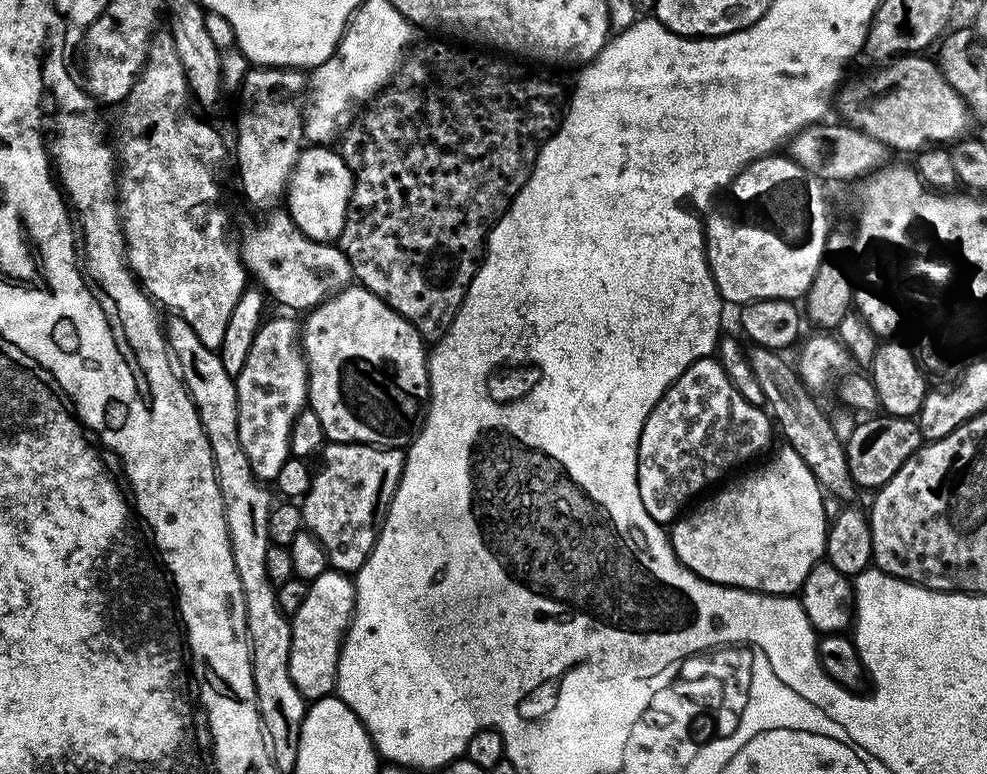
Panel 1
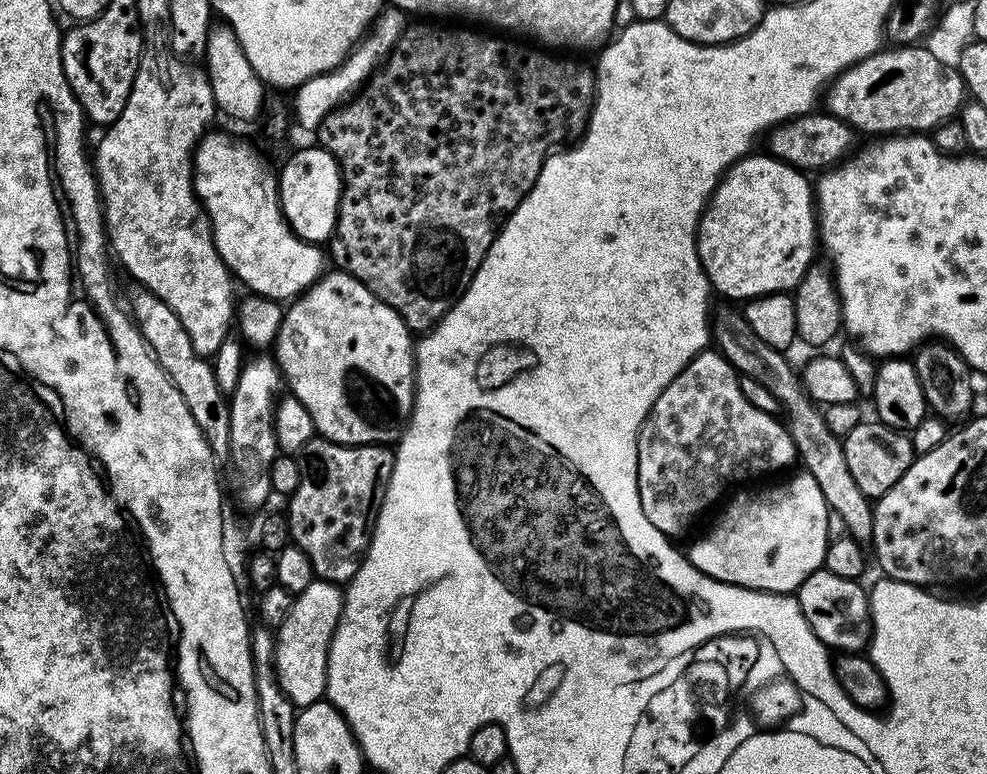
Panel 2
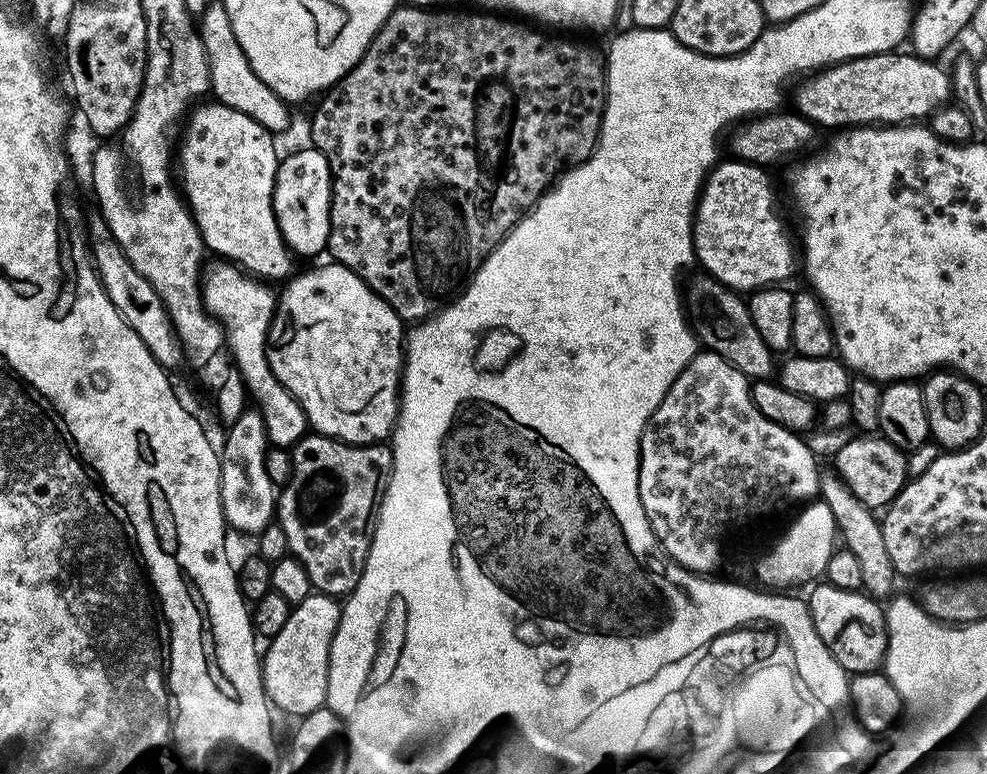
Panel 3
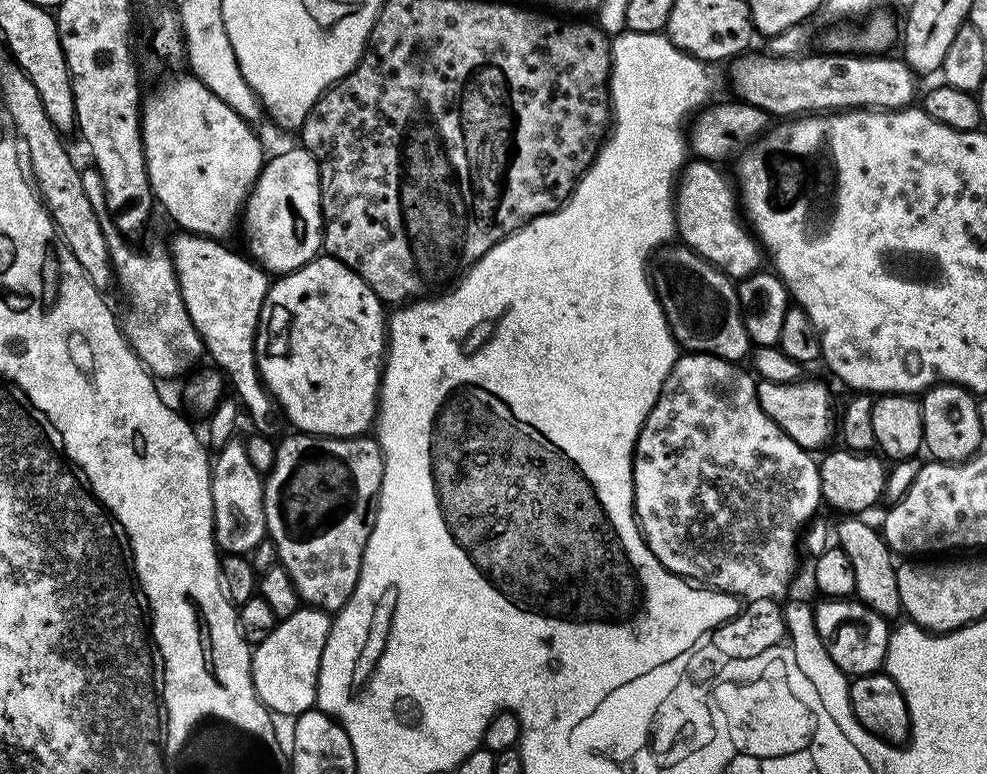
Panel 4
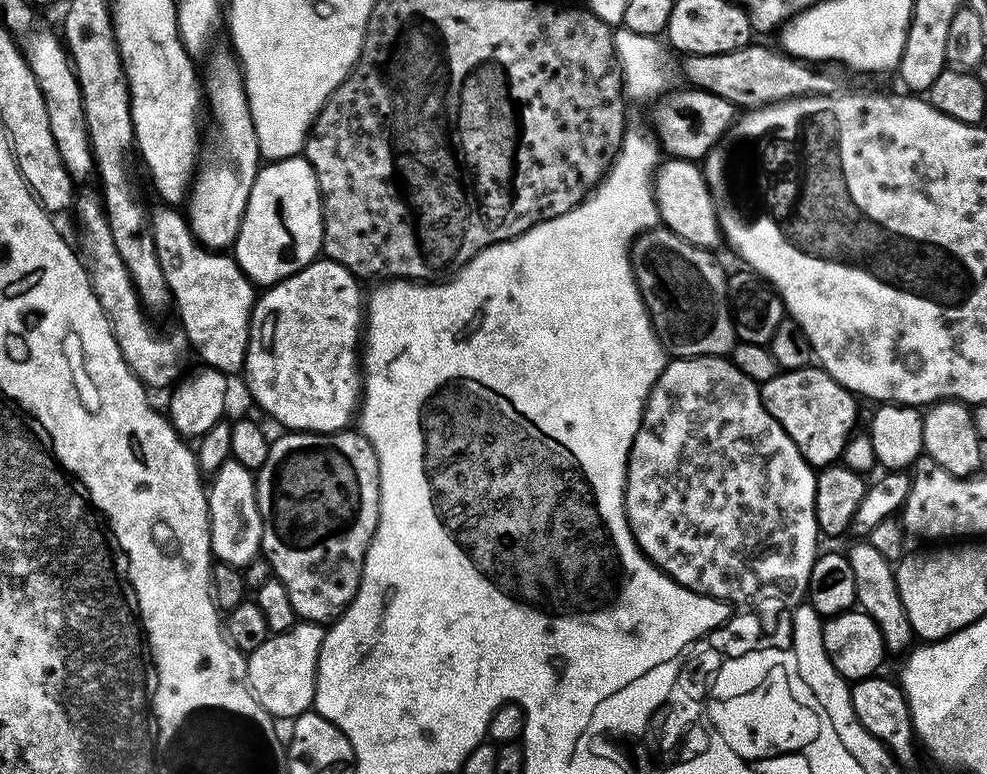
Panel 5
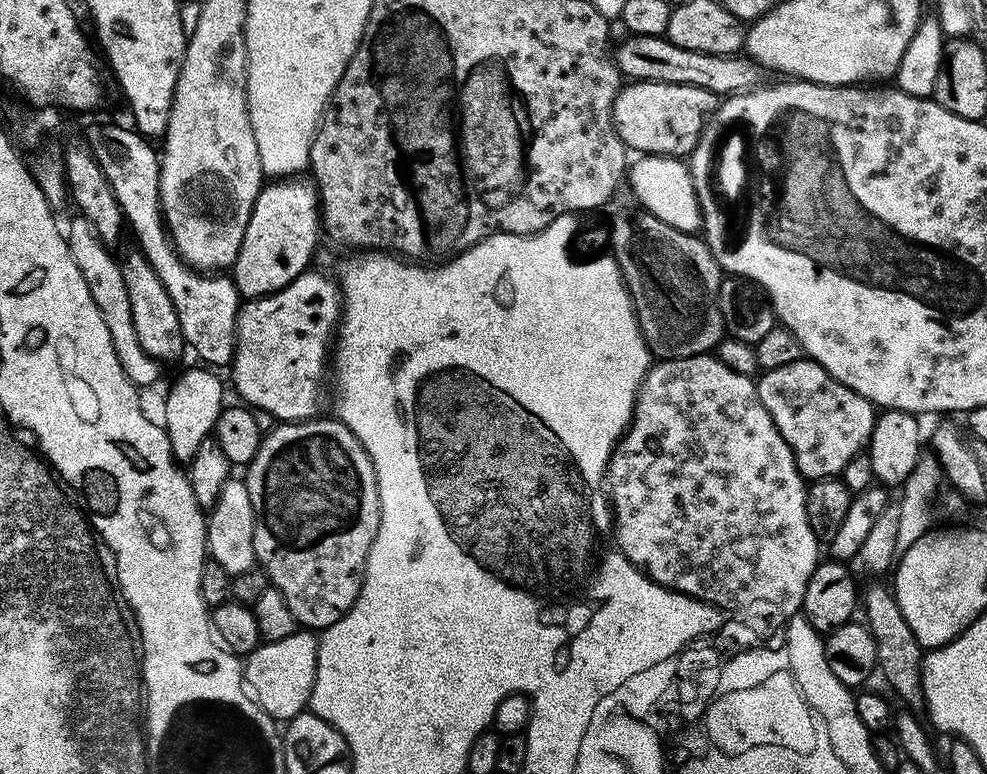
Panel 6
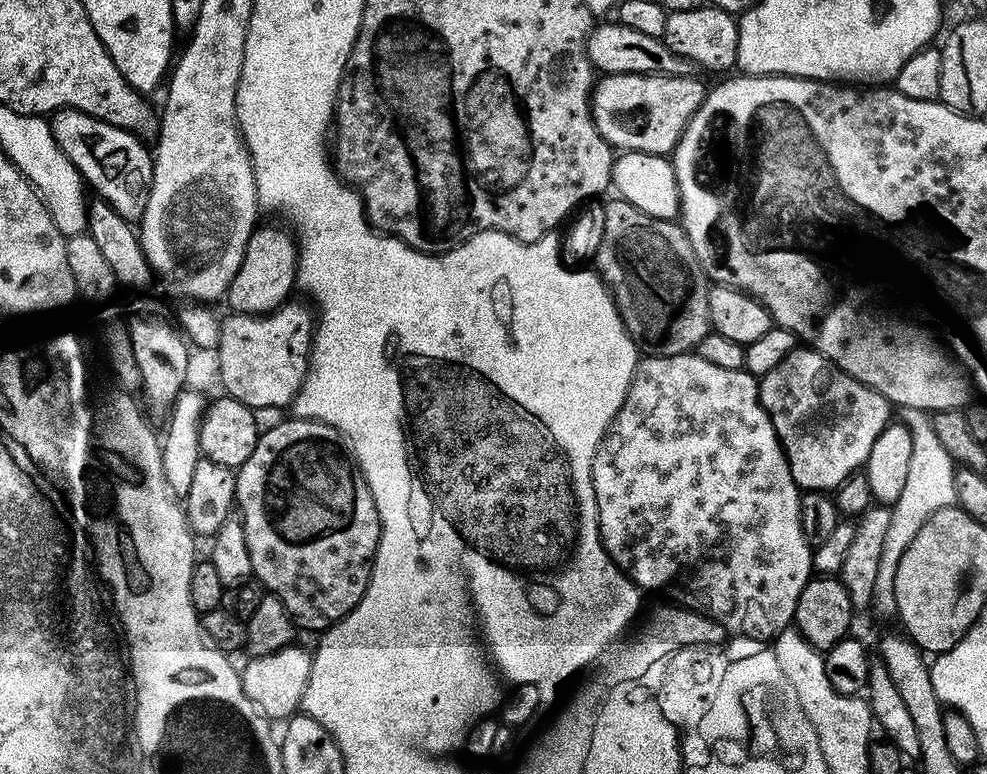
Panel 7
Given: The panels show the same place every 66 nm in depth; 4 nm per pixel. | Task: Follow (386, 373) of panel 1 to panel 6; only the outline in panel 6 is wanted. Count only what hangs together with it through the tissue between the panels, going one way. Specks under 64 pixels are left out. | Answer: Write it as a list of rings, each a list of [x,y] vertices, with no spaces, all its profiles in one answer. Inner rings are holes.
[[[306,270],[280,292],[245,299],[236,316],[232,384],[245,405],[269,412],[280,422],[310,420],[319,413],[324,359],[329,359],[330,341],[337,335],[342,315],[339,283],[312,271]]]

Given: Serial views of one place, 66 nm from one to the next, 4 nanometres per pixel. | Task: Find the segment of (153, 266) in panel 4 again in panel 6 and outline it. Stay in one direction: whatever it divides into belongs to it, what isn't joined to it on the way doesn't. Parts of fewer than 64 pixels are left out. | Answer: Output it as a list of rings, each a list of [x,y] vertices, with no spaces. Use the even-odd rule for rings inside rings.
[[[77,215],[76,221],[66,228],[66,239],[68,249],[74,258],[74,266],[78,266],[79,272],[84,279],[84,287],[90,290],[90,298],[98,306],[103,314],[104,320],[108,323],[108,333],[114,342],[114,350],[126,378],[135,387],[152,385],[160,376],[161,361],[155,360],[150,354],[142,350],[138,342],[138,334],[134,334],[134,322],[130,310],[130,294],[126,294],[126,282],[122,278],[122,270],[117,258],[111,256],[109,245],[104,244],[98,238],[94,226],[85,216]]]

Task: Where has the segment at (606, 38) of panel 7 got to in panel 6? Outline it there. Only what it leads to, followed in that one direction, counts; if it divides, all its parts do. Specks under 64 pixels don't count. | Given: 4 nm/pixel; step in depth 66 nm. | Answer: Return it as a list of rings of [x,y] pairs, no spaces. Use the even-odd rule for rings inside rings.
[[[629,35],[627,39],[620,45],[615,45],[614,59],[620,68],[621,77],[632,82],[661,80],[663,84],[702,86],[702,90],[710,90],[717,98],[750,92],[761,83],[760,65],[740,54],[735,56],[702,54],[698,50],[674,46],[674,42],[670,42],[664,36]]]

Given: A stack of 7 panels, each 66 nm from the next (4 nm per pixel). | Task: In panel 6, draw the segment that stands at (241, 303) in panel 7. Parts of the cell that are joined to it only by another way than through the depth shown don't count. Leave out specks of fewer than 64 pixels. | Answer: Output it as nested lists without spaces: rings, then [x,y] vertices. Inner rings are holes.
[[[284,178],[260,189],[238,258],[230,269],[241,297],[255,298],[280,292],[311,265],[308,263],[316,248],[316,228],[318,232],[318,192],[308,184],[303,184],[300,178]]]

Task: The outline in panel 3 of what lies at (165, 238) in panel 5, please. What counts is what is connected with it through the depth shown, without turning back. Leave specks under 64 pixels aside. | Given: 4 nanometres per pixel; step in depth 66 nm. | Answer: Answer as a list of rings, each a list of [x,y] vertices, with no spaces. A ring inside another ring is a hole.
[[[231,262],[209,263],[202,272],[202,299],[209,316],[220,323],[224,331],[226,352],[236,363],[235,371],[243,380],[247,393],[256,400],[263,416],[264,429],[273,447],[292,447],[308,430],[305,412],[289,392],[276,380],[268,365],[268,331],[276,312],[278,299],[265,281],[247,273]]]

